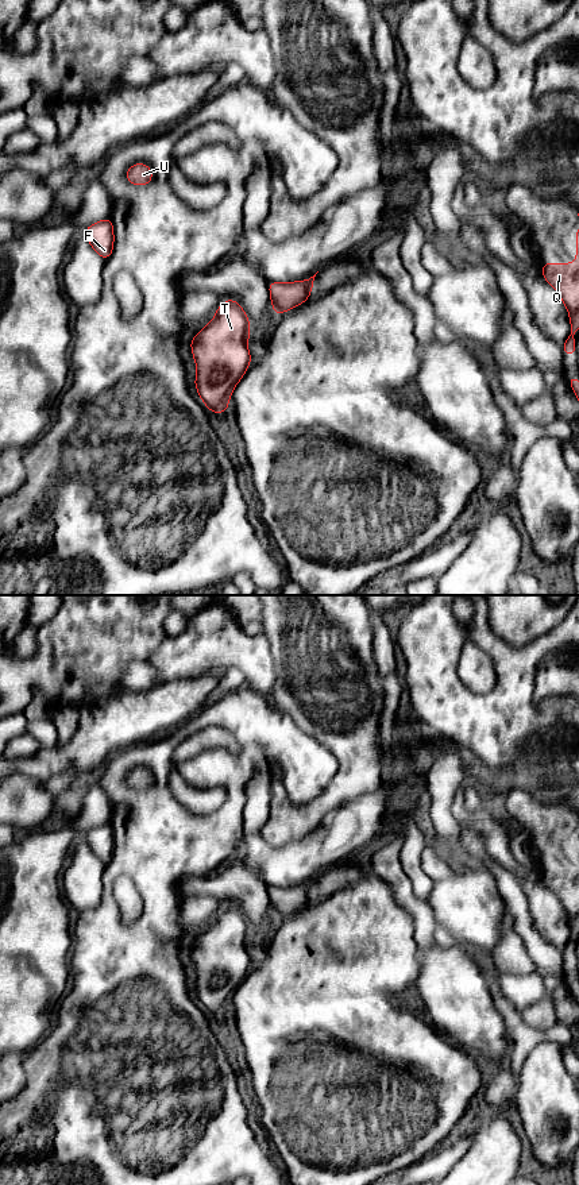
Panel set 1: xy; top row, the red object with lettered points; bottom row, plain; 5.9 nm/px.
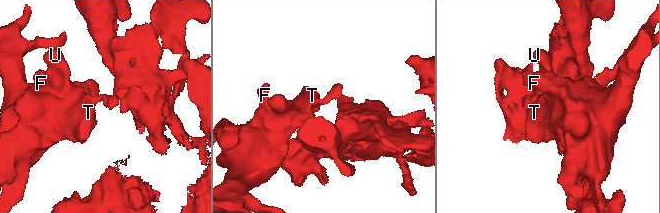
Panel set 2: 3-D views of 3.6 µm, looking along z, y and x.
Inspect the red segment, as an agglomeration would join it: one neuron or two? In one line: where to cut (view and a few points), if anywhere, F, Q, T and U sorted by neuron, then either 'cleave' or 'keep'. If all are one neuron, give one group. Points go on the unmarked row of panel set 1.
cut in xy along (307, 886), (309, 896); F T U / Q; cleave

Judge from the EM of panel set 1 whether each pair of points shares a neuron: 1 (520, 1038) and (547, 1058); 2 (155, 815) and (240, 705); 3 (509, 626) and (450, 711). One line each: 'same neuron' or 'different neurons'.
1: different neurons
2: same neuron
3: different neurons

